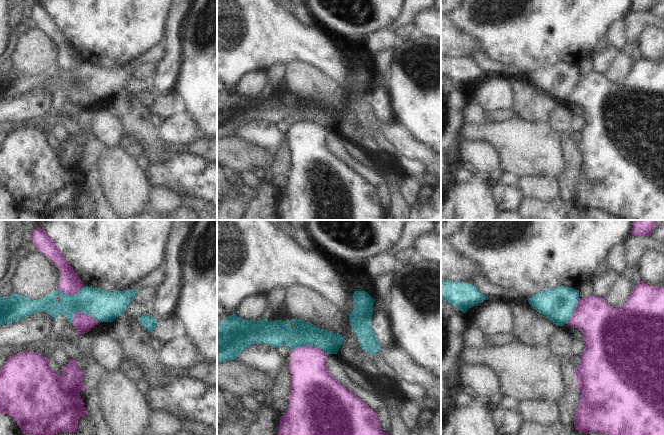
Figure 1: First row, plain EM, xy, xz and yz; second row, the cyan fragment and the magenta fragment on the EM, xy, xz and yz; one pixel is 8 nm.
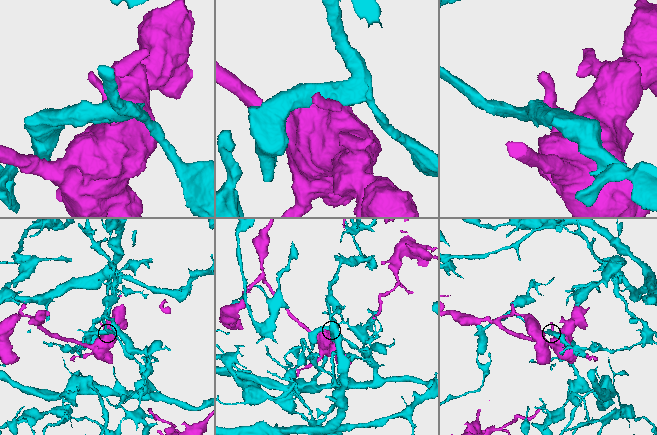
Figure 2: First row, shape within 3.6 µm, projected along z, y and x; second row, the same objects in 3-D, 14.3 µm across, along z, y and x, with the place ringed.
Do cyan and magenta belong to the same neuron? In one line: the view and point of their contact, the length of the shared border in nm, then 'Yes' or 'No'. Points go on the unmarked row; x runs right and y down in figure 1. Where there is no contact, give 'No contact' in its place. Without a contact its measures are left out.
Touches cyan at xz (310, 121). Shared border 280 nm. No

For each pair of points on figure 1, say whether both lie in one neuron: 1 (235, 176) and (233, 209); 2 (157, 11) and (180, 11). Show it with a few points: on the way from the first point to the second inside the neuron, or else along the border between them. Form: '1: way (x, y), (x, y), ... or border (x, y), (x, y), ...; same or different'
1: way (235, 184), (233, 201); same
2: border (172, 10), (166, 34); different

